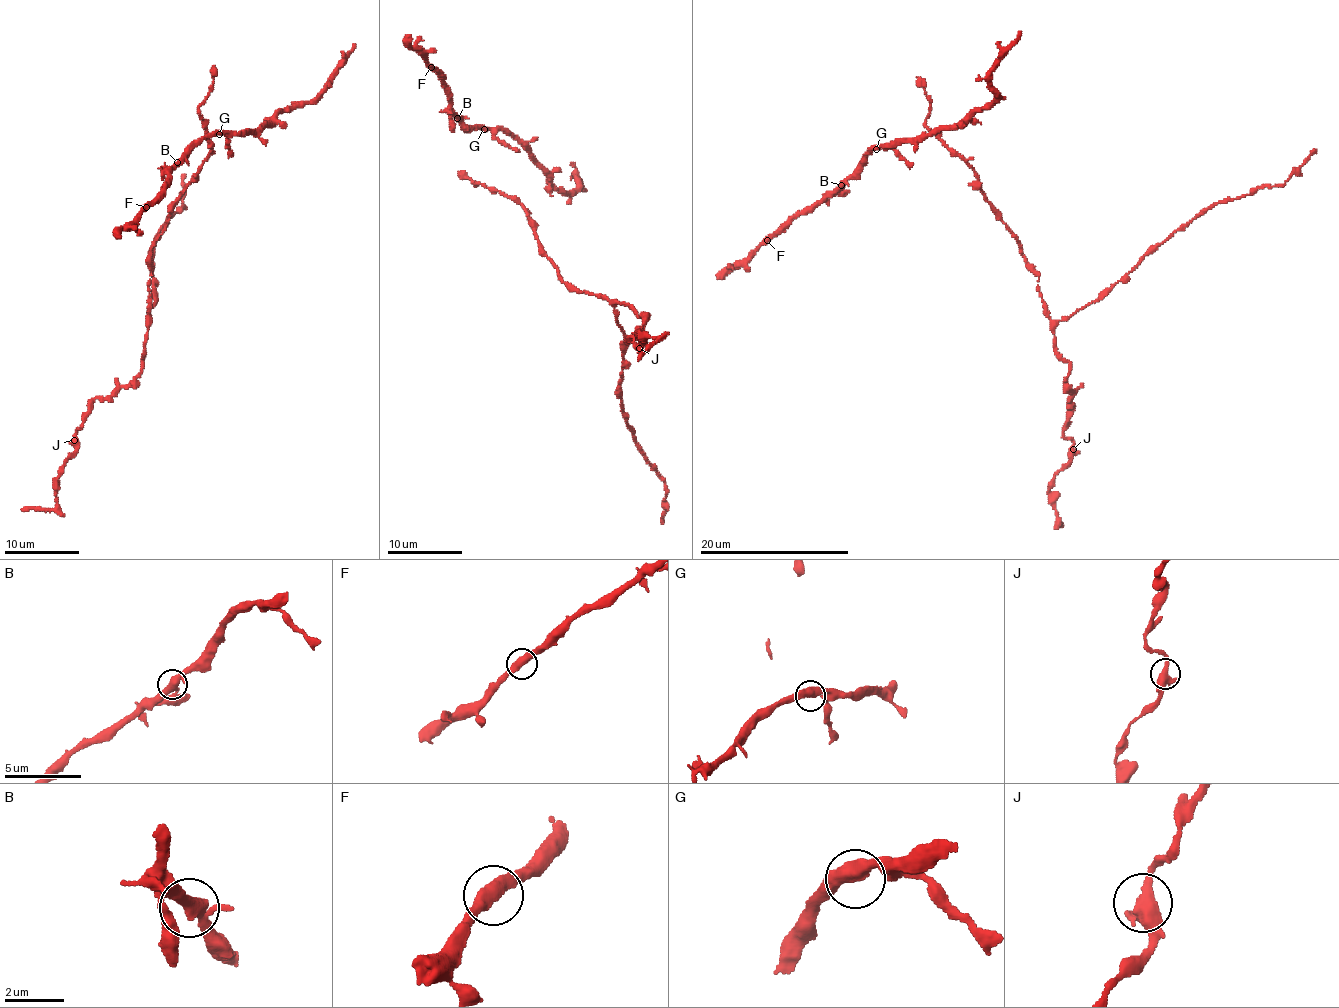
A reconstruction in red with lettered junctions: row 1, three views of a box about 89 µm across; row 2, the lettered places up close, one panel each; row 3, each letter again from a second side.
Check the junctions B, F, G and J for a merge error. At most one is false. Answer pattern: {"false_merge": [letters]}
{"false_merge": []}

